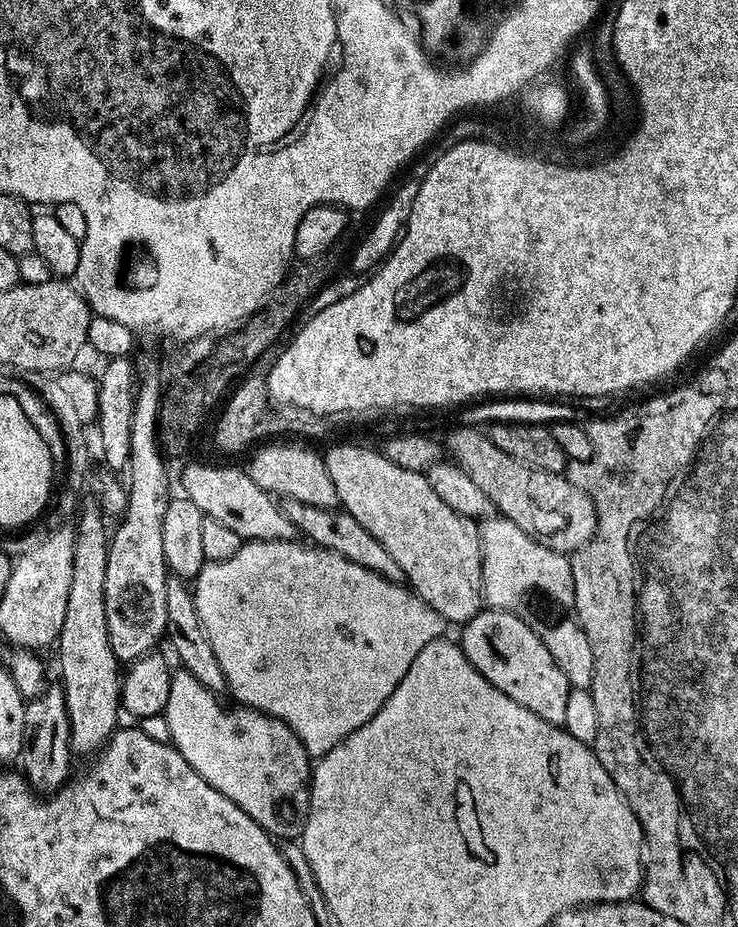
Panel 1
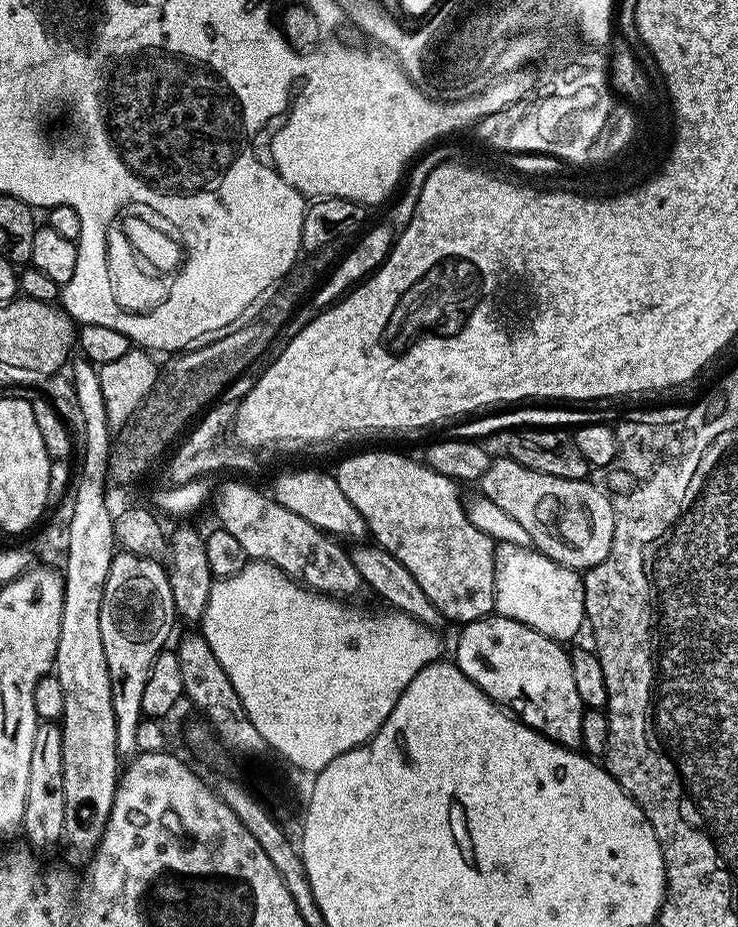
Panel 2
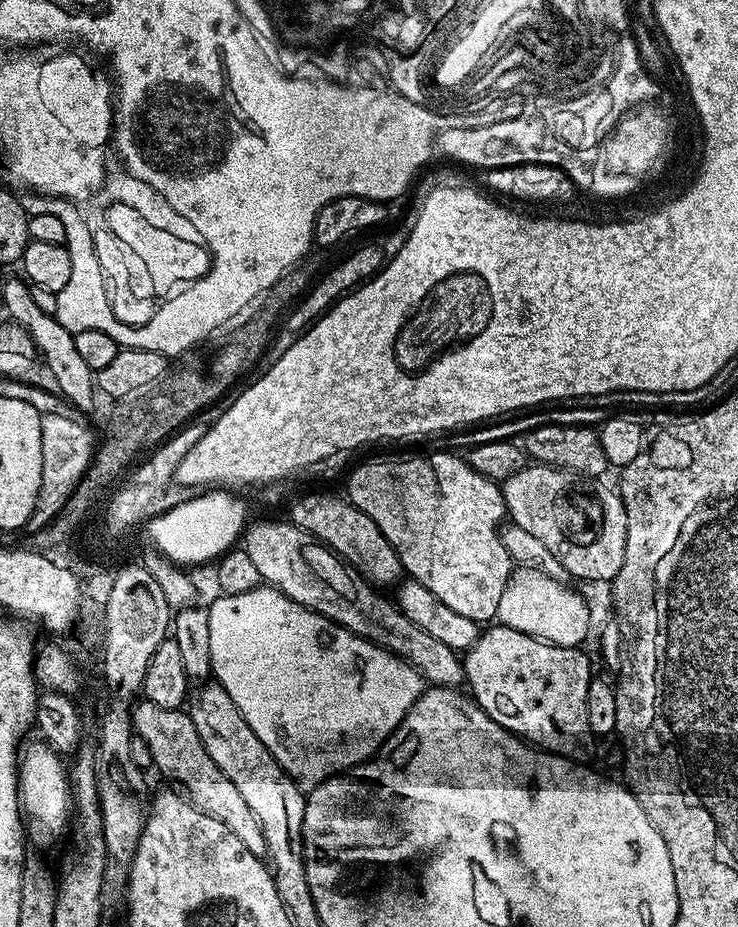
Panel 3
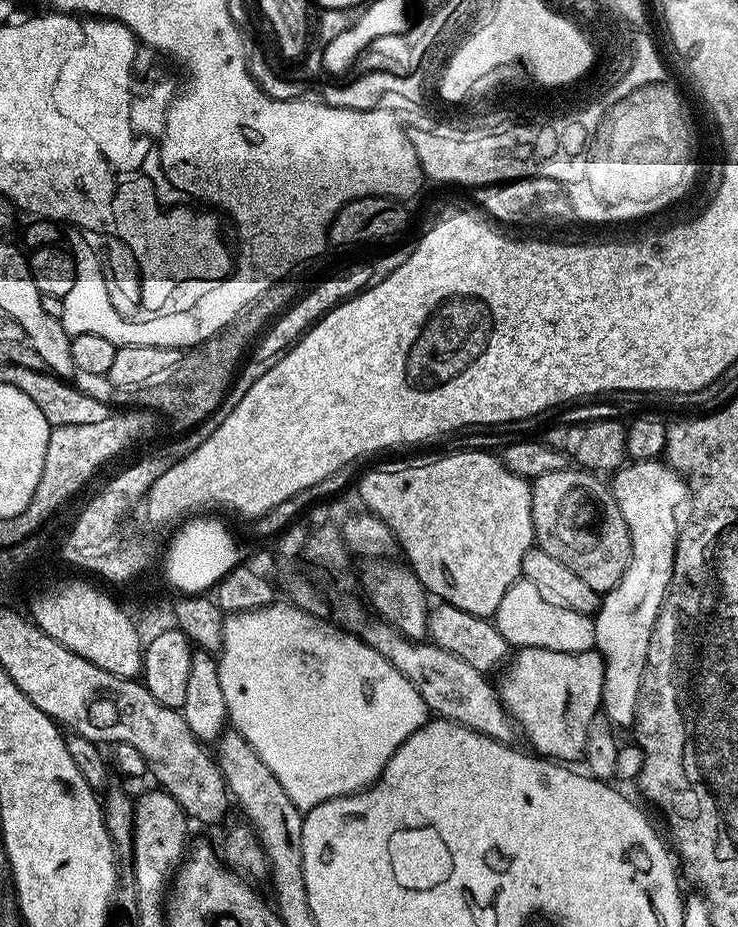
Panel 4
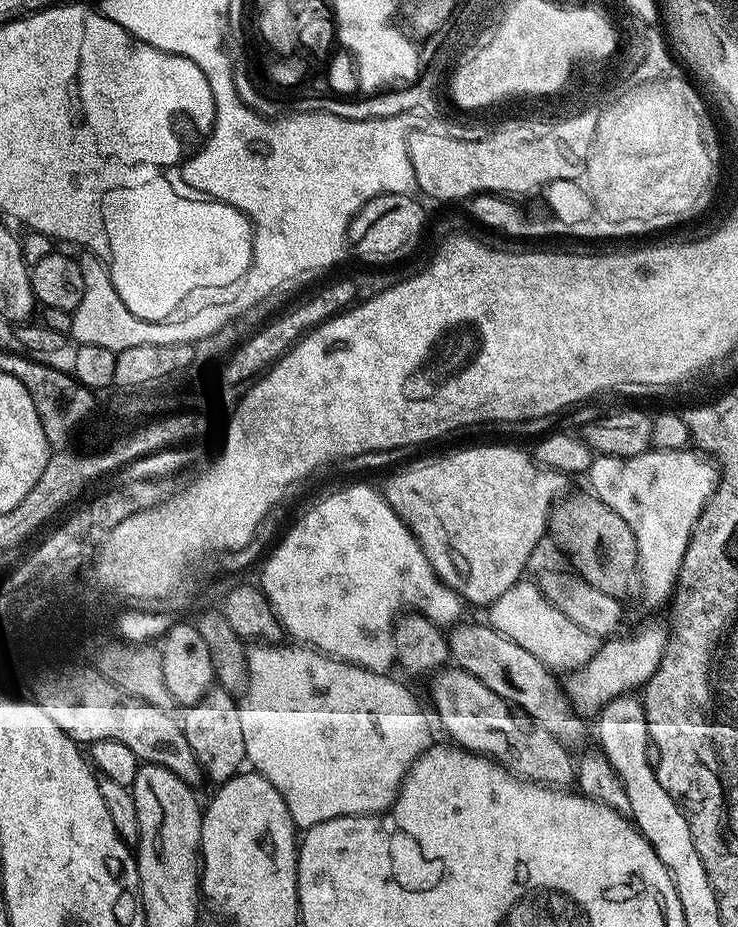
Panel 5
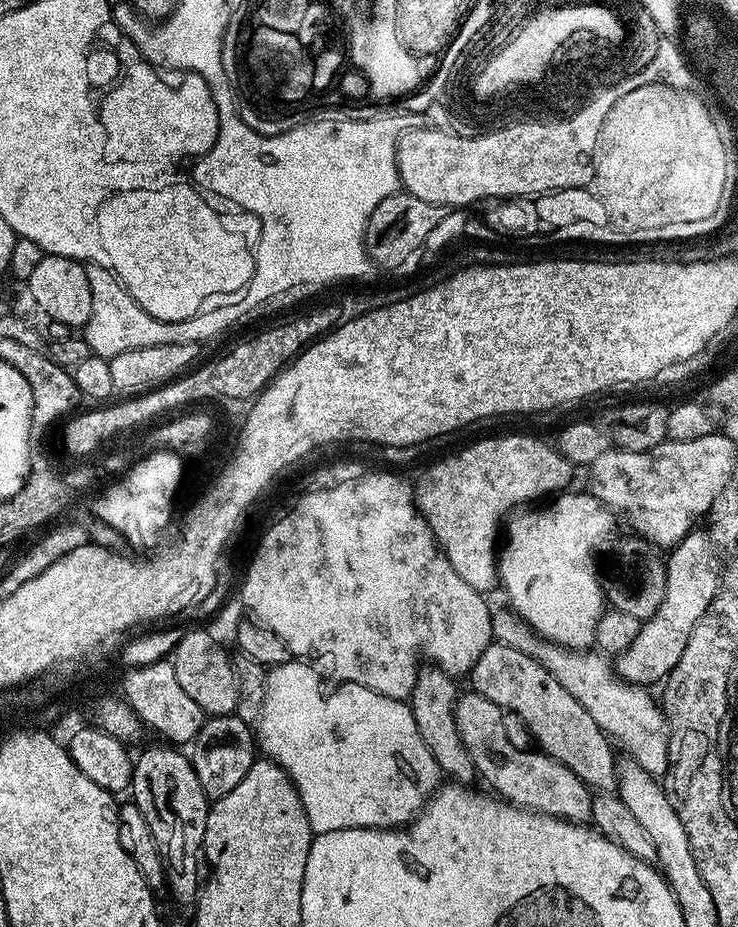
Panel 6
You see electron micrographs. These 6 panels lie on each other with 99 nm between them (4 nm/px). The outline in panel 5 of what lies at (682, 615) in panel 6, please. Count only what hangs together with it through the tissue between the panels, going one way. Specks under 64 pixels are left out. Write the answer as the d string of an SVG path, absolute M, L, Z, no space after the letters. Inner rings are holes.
M644 624L633 636L605 639L586 666L575 669L563 681L562 687L572 702L573 710L581 718L592 718L616 696L643 689L662 662L662 654L668 645L668 634L669 629L665 625L663 628L660 624Z

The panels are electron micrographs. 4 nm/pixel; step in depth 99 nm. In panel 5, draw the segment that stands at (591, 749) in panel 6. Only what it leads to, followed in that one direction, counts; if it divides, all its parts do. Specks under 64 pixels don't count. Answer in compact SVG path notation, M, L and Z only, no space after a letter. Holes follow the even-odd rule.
M461 623L455 629L456 633L448 636L448 650L455 667L466 670L482 682L482 686L490 686L494 694L498 694L509 704L518 706L519 711L536 720L535 727L541 732L550 734L562 746L569 750L583 749L584 743L590 740L590 728L585 721L573 710L572 702L564 691L561 681L554 675L553 669L546 667L534 654L529 654L518 646L518 642L510 642L498 630L487 623Z

